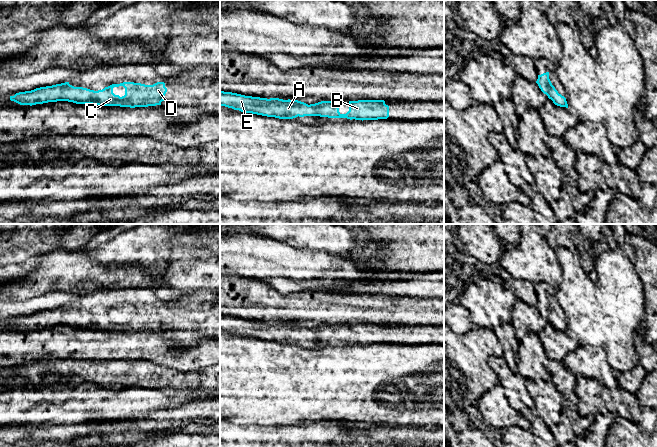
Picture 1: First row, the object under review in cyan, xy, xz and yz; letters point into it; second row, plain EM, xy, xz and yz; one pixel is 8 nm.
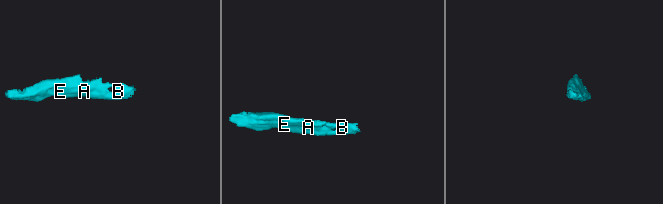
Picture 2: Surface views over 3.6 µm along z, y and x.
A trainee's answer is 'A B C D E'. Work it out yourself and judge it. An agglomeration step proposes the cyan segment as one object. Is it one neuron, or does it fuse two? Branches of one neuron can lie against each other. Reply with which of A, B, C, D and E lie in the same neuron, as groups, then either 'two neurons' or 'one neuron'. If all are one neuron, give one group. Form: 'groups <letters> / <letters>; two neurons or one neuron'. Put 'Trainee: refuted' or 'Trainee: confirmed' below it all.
groups A B C D E; one neuron
Trainee: confirmed

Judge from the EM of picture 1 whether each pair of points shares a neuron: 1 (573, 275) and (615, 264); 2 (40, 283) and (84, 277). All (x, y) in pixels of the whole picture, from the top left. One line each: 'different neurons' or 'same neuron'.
1: same neuron
2: same neuron

